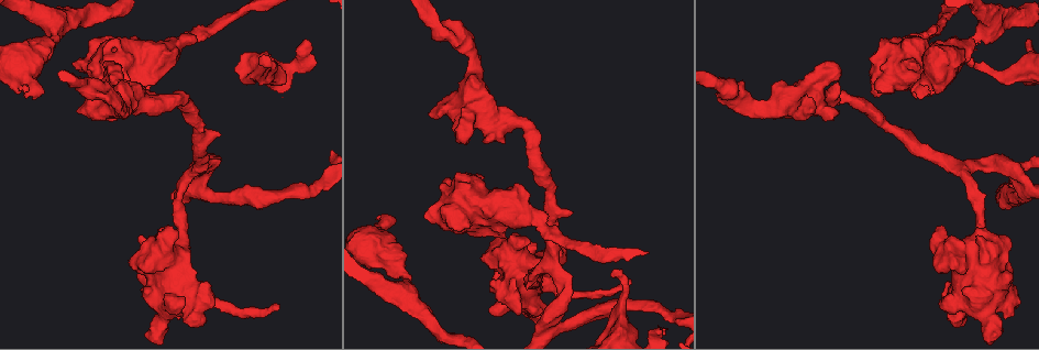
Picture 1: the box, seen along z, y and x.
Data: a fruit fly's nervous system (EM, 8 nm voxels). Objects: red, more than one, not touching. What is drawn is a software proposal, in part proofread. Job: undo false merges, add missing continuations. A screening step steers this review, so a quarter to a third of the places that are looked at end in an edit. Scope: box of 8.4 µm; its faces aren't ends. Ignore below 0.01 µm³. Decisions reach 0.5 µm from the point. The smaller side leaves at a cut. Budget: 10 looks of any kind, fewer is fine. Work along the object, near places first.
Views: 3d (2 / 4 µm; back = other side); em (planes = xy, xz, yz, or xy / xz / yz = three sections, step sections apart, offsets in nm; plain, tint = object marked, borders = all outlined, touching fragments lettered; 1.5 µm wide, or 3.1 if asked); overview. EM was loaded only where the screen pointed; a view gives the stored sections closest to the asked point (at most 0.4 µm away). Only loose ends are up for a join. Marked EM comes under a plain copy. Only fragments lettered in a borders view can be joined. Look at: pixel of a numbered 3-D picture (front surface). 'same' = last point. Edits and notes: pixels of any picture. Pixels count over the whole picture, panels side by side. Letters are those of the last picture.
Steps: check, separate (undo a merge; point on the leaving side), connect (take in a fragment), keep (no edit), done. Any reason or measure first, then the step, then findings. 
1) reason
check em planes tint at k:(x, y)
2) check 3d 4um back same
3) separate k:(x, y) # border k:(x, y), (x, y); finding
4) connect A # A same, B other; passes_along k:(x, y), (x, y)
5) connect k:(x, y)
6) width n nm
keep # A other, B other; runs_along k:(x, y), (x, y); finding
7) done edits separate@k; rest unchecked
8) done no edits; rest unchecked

three arms meet
check 3d 4um at 1:(156, 102)

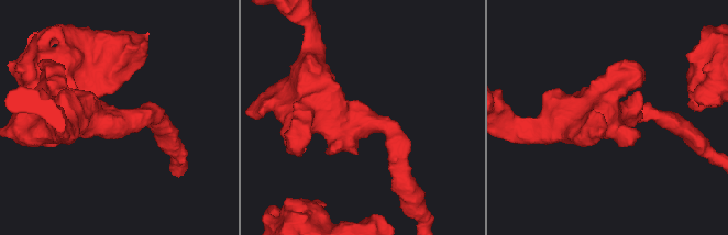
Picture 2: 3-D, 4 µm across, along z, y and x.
arms 3; arm_widths 240, 300, 650 nm
check em planes tint at 2:(365, 121)

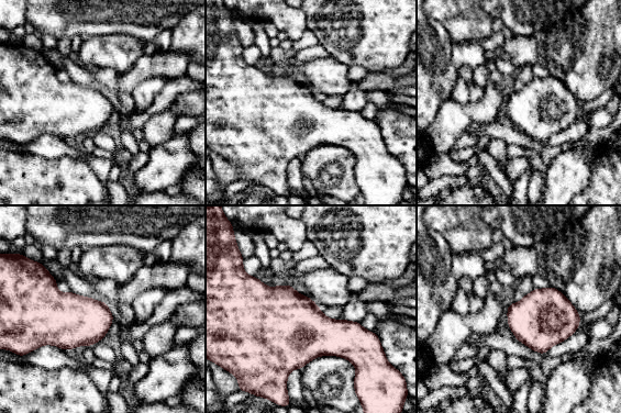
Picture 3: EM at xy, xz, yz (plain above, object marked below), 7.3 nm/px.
see the neighbours
check em planes borders same

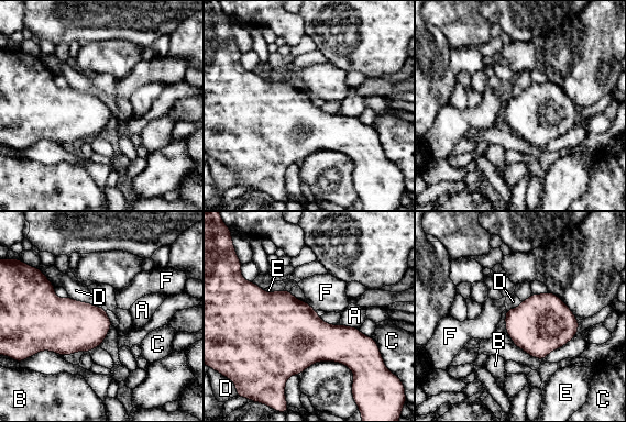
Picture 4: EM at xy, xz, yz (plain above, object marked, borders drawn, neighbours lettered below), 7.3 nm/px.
keep # A other, B other, C other, D other, E other, F other; border 4:(68, 296), (76, 300), (101, 307); continuous, no second cell

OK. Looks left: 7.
stops while still wide
check 3d 4um back at 1:(90, 44)

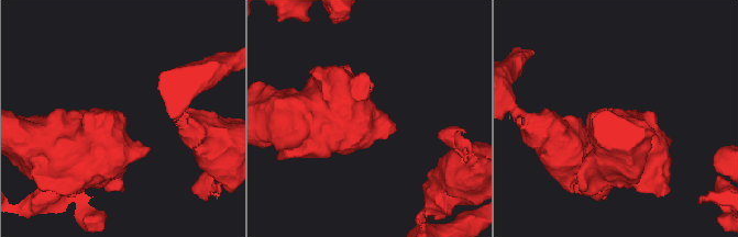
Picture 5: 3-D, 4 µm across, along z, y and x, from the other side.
check em planes borders at 5:(123, 121)

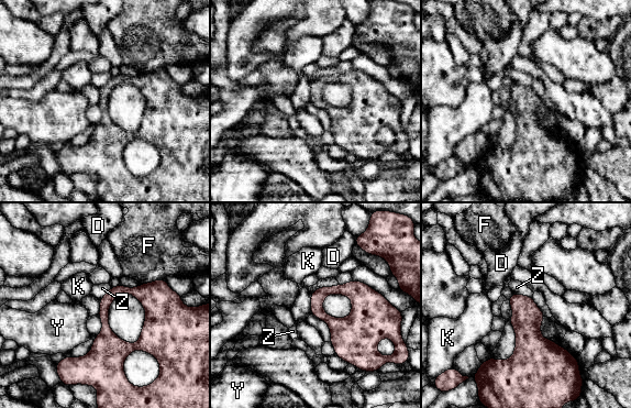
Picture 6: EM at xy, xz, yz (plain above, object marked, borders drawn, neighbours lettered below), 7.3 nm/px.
keep # D other, F other, K other, Y other, Z other; border 6:(513, 291), (532, 297); none of them fits

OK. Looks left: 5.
free end
check em planes tint at 1:(660, 332)

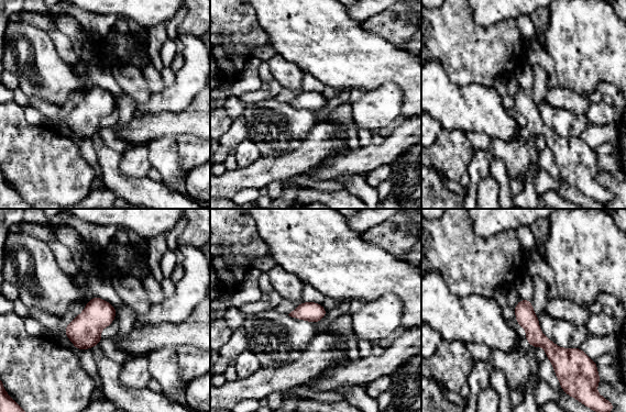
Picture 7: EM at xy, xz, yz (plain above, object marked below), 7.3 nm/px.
what lies round it
check em planes borders same

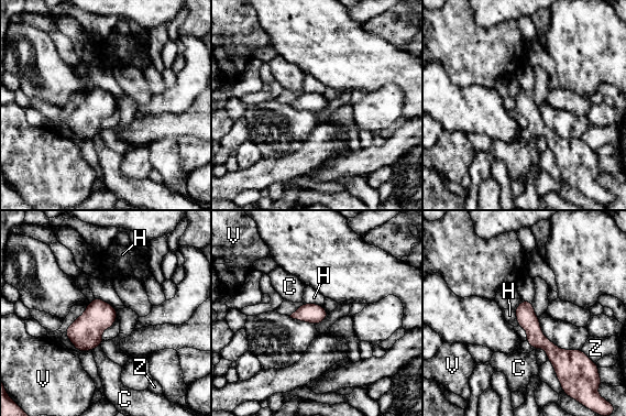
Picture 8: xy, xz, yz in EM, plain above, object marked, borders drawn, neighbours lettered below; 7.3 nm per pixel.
width 140 nm
keep # C other, H other, V other, Z other; border 8:(304, 303), (317, 303), (321, 306); none of them fits

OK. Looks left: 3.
an open end
check em xy step 8 borders at 1:(629, 280)

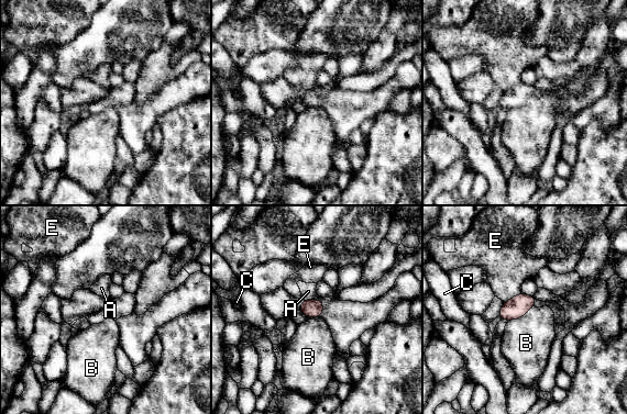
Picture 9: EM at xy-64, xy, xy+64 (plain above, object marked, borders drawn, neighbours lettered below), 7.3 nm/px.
another direction
check em planes borders same

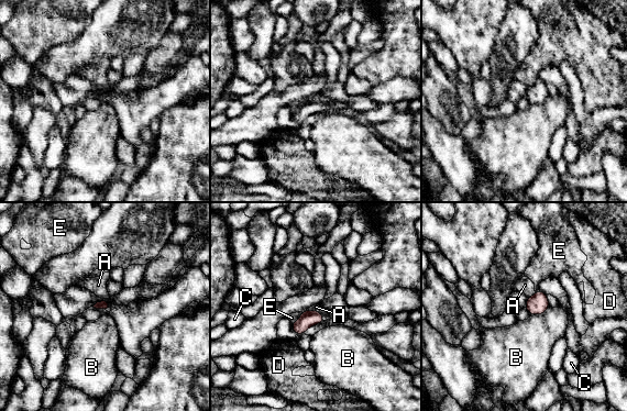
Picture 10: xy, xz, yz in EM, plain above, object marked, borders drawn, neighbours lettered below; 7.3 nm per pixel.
keep # A other, B other, C other, D other, E other; border 10:(549, 306), (542, 313), (530, 315); no lettered fragment goes on from it

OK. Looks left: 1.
done no edits; rest unchecked

